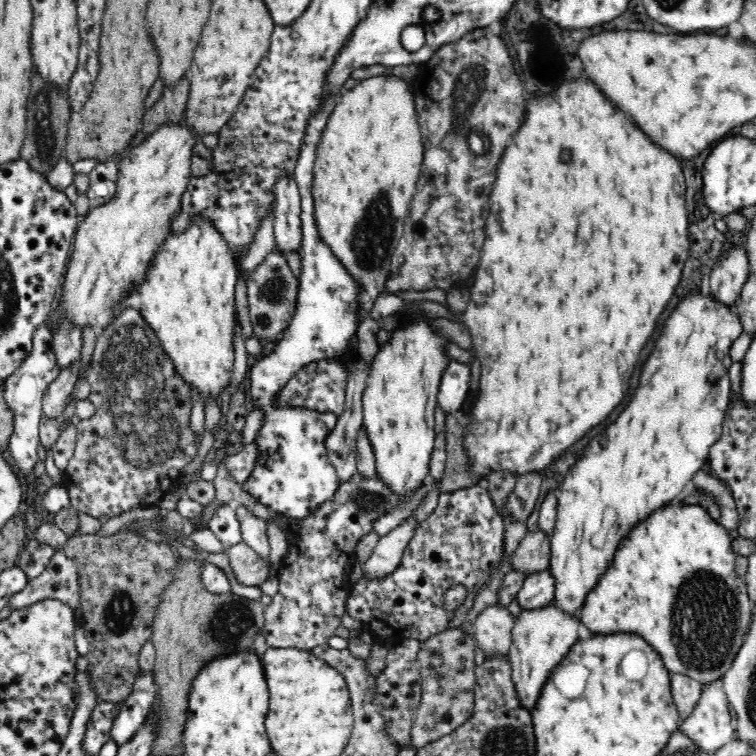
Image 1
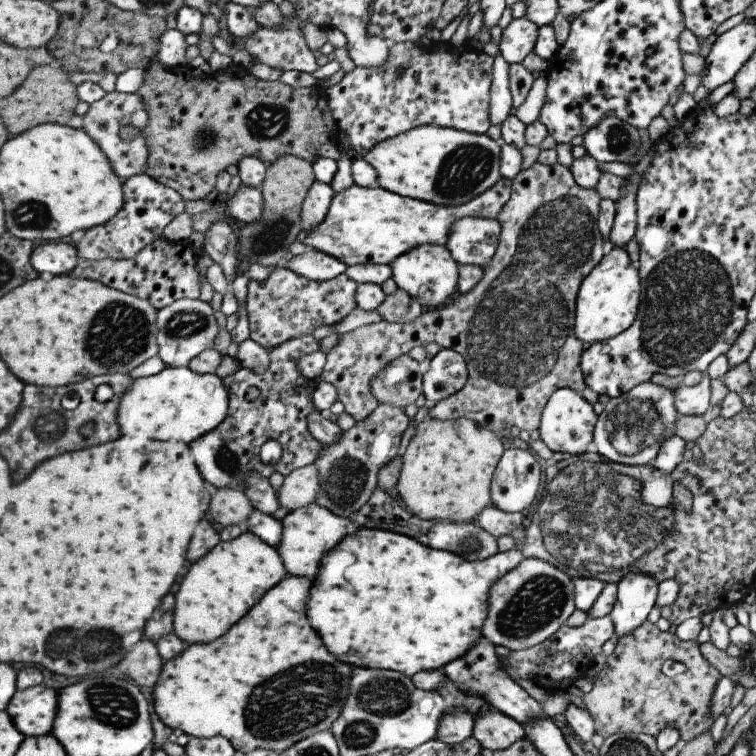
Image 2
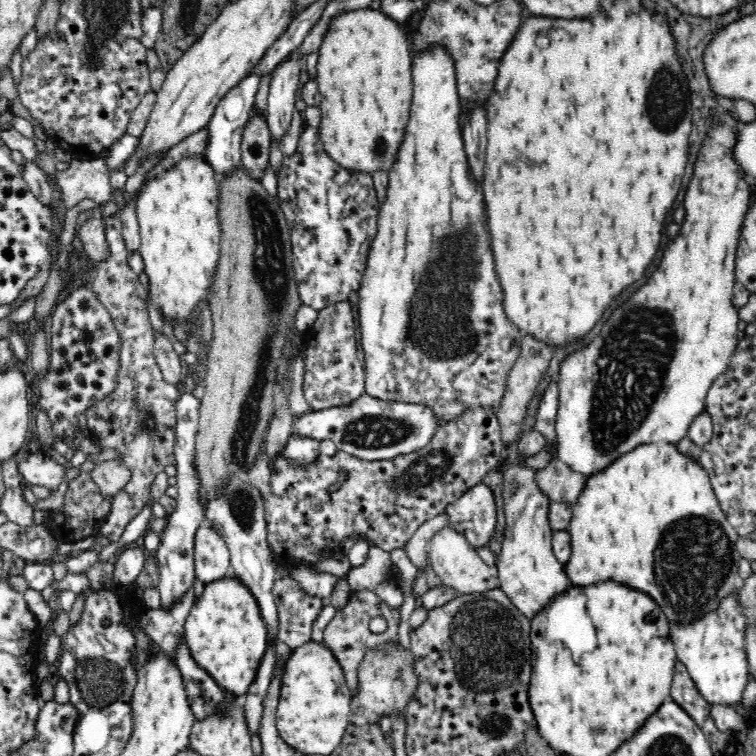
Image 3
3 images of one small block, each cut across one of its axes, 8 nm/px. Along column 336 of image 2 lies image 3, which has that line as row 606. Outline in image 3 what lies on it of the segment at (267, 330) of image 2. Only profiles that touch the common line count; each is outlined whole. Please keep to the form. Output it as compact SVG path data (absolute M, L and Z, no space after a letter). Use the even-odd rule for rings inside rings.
M279 576L272 587L278 609L278 639L289 648L298 648L311 639L311 626L322 610L320 597L310 596L290 576Z

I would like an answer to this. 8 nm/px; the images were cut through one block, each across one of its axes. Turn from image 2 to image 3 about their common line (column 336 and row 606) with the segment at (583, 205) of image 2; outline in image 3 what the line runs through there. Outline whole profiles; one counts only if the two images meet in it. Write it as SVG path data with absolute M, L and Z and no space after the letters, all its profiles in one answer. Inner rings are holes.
M356 590L351 592L347 603L336 608L334 616L332 616L326 624L323 632L323 642L334 653L336 660L343 668L347 685L350 687L351 693L356 694L358 690L358 666L366 654L366 650L390 642L397 642L396 636L401 621L400 606L398 608L387 605L372 590ZM376 617L383 617L387 622L387 629L381 633L374 633L368 628L369 622Z

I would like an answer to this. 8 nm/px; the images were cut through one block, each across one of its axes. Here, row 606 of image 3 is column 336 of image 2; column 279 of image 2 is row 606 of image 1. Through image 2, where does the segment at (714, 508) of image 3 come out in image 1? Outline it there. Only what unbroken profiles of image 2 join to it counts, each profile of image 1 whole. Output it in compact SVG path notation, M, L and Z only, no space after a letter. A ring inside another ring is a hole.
M670 501L651 510L629 531L624 540L620 540L605 571L584 597L578 614L581 623L592 633L626 631L640 634L662 654L670 674L686 674L701 683L720 679L742 644L753 607L747 585L734 569L737 555L729 530L701 505Z

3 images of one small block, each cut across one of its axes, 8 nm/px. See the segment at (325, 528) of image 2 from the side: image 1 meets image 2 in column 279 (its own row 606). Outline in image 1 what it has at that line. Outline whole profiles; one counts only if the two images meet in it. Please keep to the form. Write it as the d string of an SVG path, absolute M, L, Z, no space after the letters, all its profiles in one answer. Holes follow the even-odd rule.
M548 601L541 607L521 607L514 617L511 630L511 647L509 648L510 663L512 663L512 681L520 696L520 703L531 708L539 697L545 678L566 656L568 649L579 639L578 628L581 620L578 616L556 607L556 601Z

